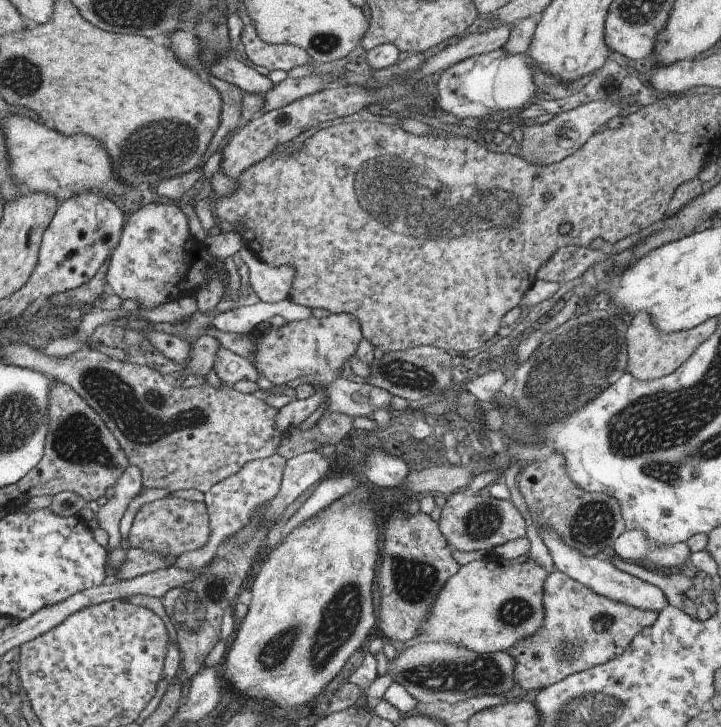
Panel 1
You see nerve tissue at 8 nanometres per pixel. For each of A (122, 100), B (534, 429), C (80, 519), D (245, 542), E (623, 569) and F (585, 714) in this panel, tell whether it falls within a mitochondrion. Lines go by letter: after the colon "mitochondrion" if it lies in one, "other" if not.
A: other
B: mitochondrion
C: other
D: other
E: other
F: mitochondrion

